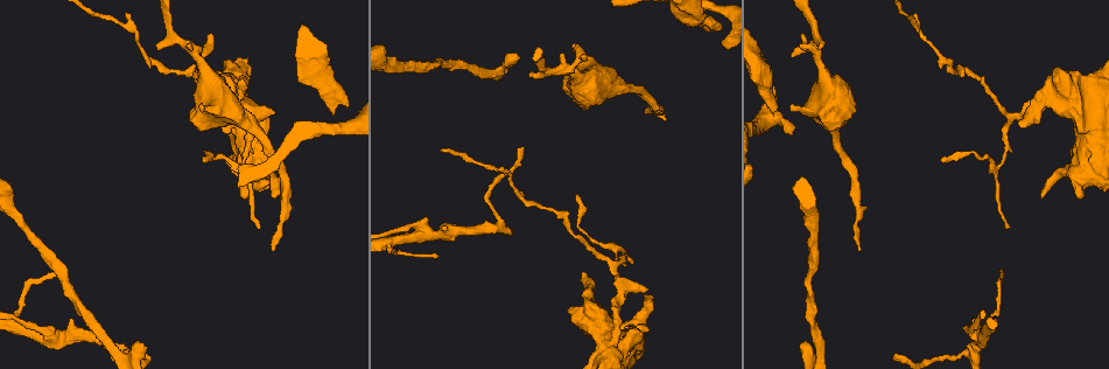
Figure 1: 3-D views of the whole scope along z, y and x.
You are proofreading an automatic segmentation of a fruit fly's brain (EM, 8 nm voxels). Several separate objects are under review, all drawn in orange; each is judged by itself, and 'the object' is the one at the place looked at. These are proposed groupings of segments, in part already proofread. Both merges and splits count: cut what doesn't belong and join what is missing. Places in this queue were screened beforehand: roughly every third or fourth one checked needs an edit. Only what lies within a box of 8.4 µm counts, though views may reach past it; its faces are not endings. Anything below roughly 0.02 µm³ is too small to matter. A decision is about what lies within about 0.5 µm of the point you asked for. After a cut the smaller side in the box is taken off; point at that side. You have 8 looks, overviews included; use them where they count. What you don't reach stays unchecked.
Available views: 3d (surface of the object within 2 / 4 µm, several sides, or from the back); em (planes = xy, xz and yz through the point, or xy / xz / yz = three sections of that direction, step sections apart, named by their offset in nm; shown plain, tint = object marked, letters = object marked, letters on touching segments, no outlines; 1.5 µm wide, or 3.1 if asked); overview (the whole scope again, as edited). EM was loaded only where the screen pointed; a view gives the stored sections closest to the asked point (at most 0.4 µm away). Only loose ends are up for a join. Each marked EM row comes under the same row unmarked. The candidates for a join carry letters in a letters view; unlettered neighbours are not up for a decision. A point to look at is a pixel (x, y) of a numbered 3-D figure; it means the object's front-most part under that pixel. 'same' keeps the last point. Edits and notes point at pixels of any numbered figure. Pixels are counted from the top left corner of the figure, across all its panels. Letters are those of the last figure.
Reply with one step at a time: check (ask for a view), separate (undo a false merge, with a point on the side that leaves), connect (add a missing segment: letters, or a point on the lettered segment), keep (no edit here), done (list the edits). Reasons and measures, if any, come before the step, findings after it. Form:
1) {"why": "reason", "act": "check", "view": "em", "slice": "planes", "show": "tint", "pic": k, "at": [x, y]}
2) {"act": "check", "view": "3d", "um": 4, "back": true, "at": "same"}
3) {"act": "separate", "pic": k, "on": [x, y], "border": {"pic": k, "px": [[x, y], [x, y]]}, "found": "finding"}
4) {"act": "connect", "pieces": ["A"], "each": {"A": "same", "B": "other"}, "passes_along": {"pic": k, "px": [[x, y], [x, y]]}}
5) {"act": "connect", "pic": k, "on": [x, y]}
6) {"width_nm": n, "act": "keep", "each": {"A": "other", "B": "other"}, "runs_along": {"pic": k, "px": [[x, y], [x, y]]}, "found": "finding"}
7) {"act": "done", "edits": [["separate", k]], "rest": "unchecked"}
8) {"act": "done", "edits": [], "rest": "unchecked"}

{"act": "check", "view": "em", "slice": "xy", "step": 8, "show": "tint", "pic": 1, "at": [823, 46]}

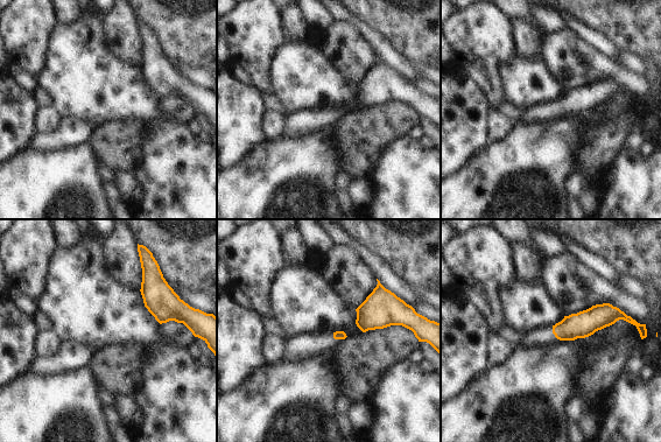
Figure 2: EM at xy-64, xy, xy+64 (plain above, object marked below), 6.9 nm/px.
{"why": "another direction", "act": "check", "view": "em", "slice": "planes", "show": "letters", "at": "same"}

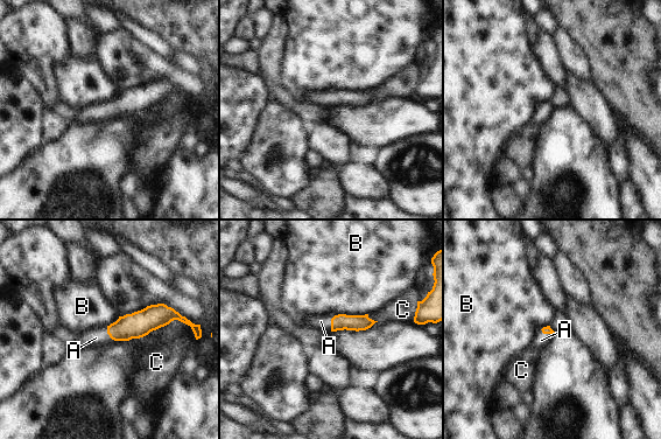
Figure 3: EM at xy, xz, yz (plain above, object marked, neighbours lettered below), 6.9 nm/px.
{"act": "connect", "pieces": ["A"], "each": {"A": "same", "B": "other", "C": "other"}, "passes_along": {"pic": 3, "px": [[342, 321], [331, 323], [321, 321]]}, "found": "it goes on there"}

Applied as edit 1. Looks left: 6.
{"why": "see it whole again", "act": "check", "view": "overview"}

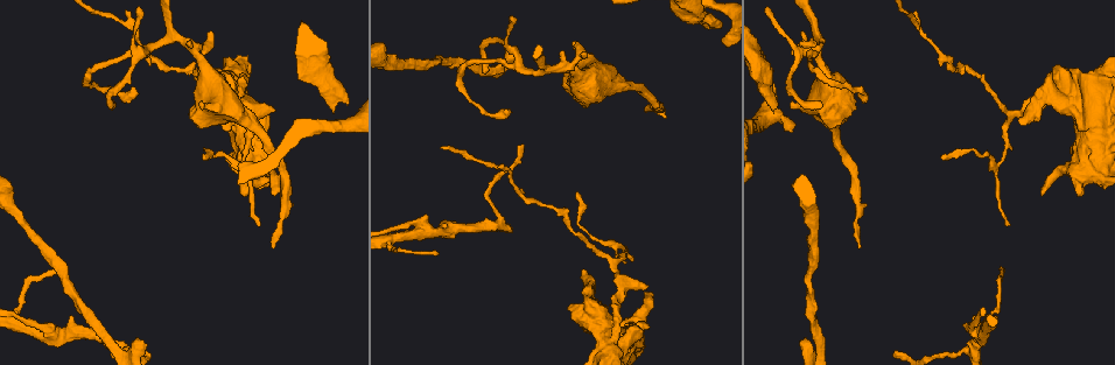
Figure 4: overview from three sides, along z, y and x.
{"why": "free end", "act": "check", "view": "em", "slice": "planes", "show": "letters", "pic": 4, "at": [645, 288]}

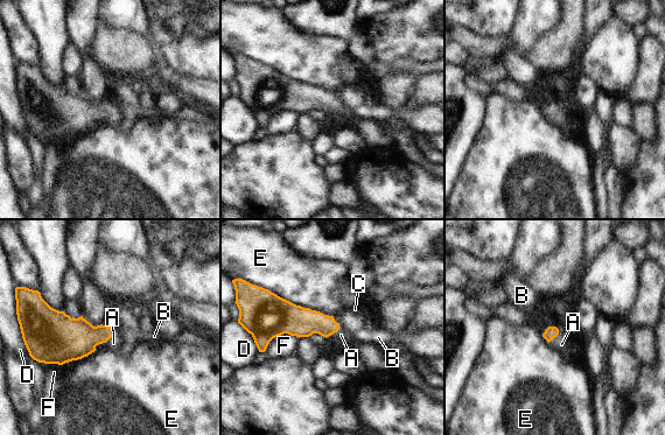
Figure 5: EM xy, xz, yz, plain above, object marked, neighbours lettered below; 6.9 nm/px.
{"act": "connect", "pieces": ["A"], "each": {"A": "same", "B": "other", "C": "other", "D": "other", "E": "other", "F": "other"}, "passes_along": {"pic": 5, "px": [[70, 339], [106, 341], [113, 343]]}, "found": "it goes on there"}

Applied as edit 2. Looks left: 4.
{"act": "done", "edits": [["connect", 3], ["connect", 5]], "rest": "unchecked"}

